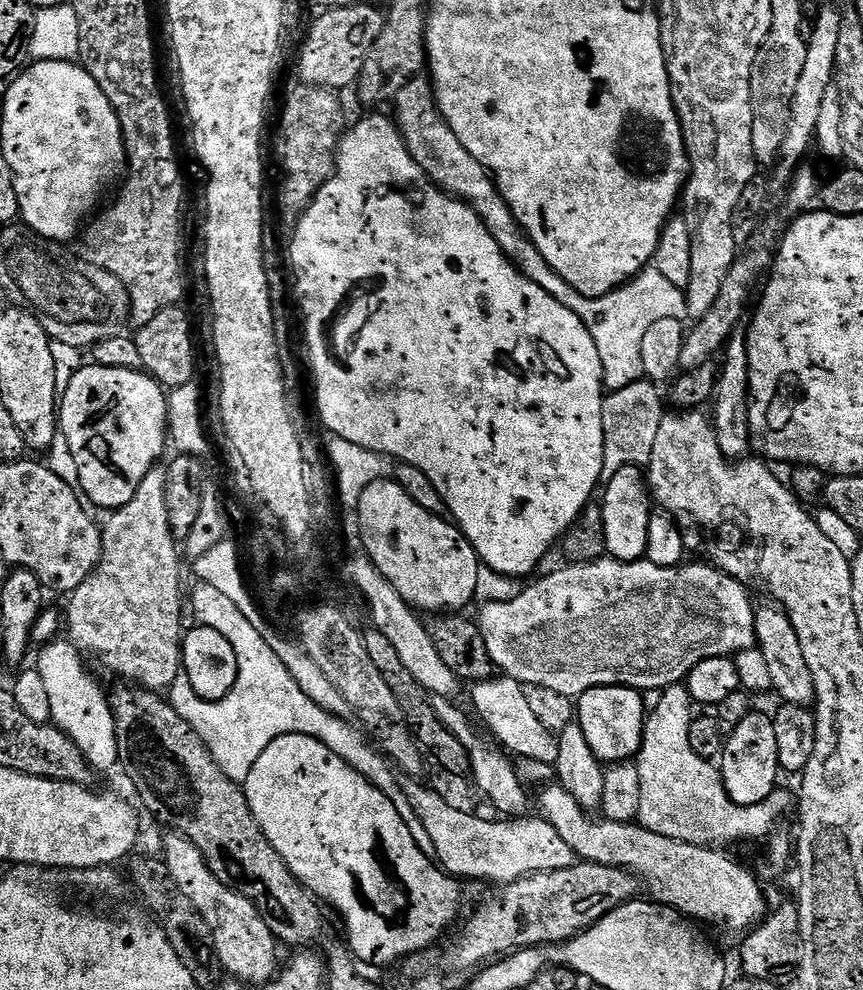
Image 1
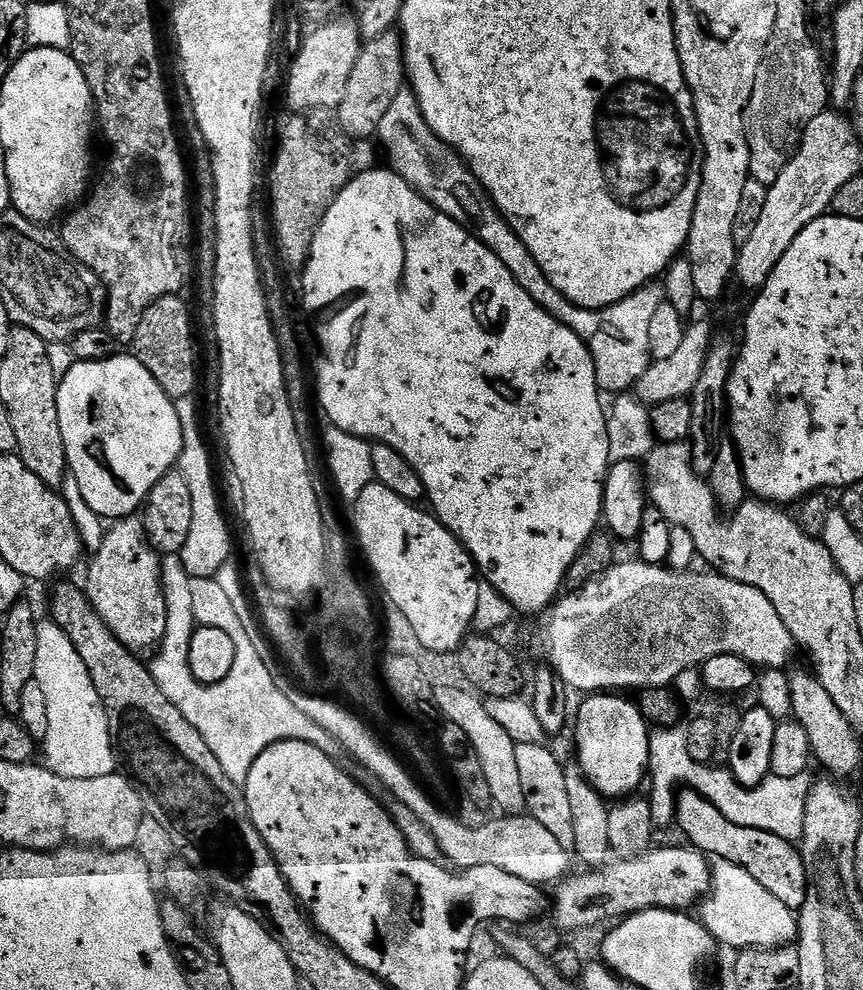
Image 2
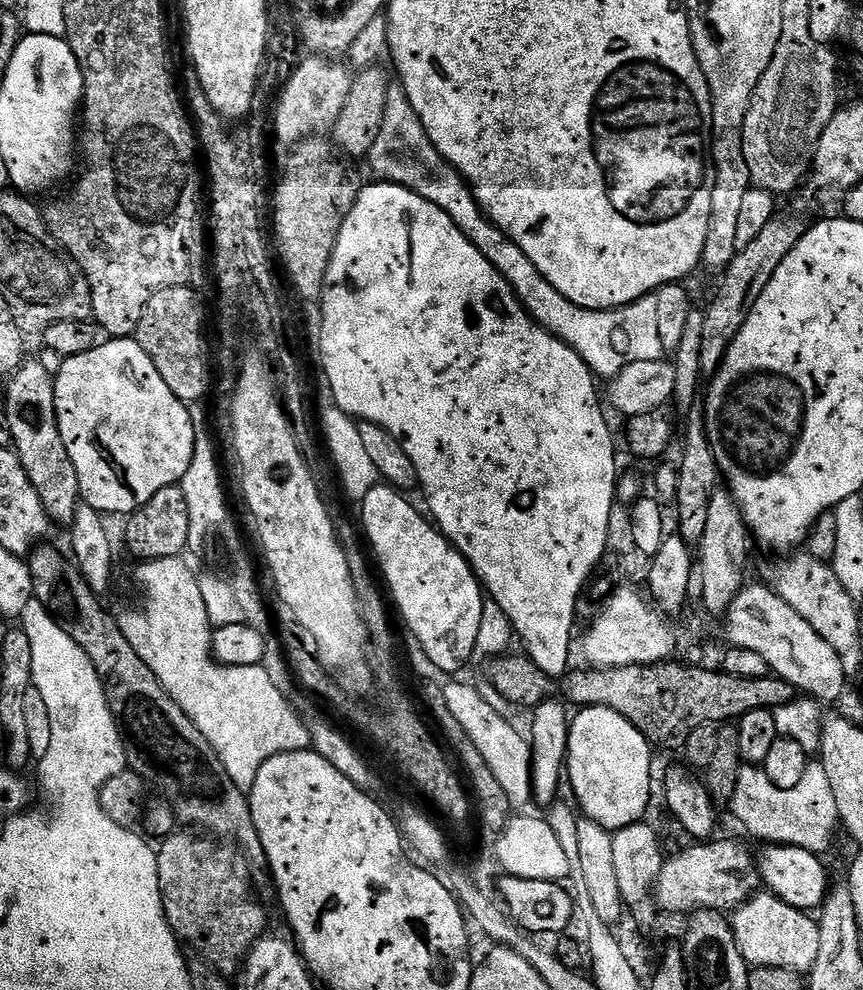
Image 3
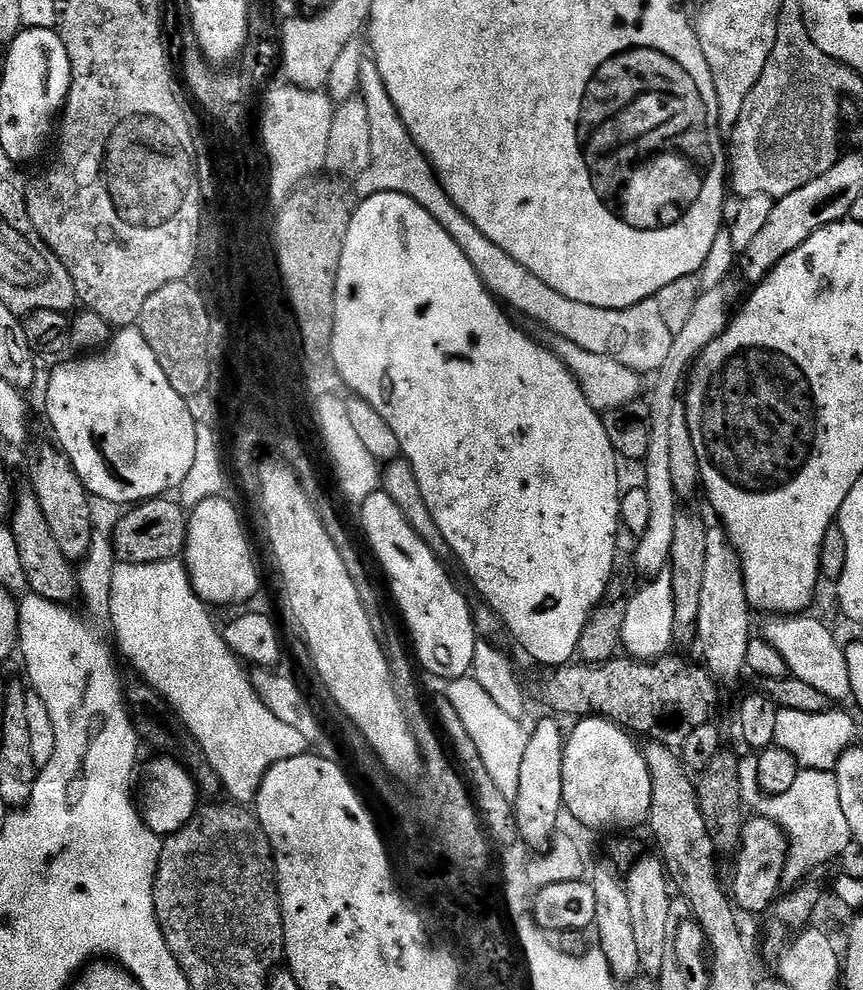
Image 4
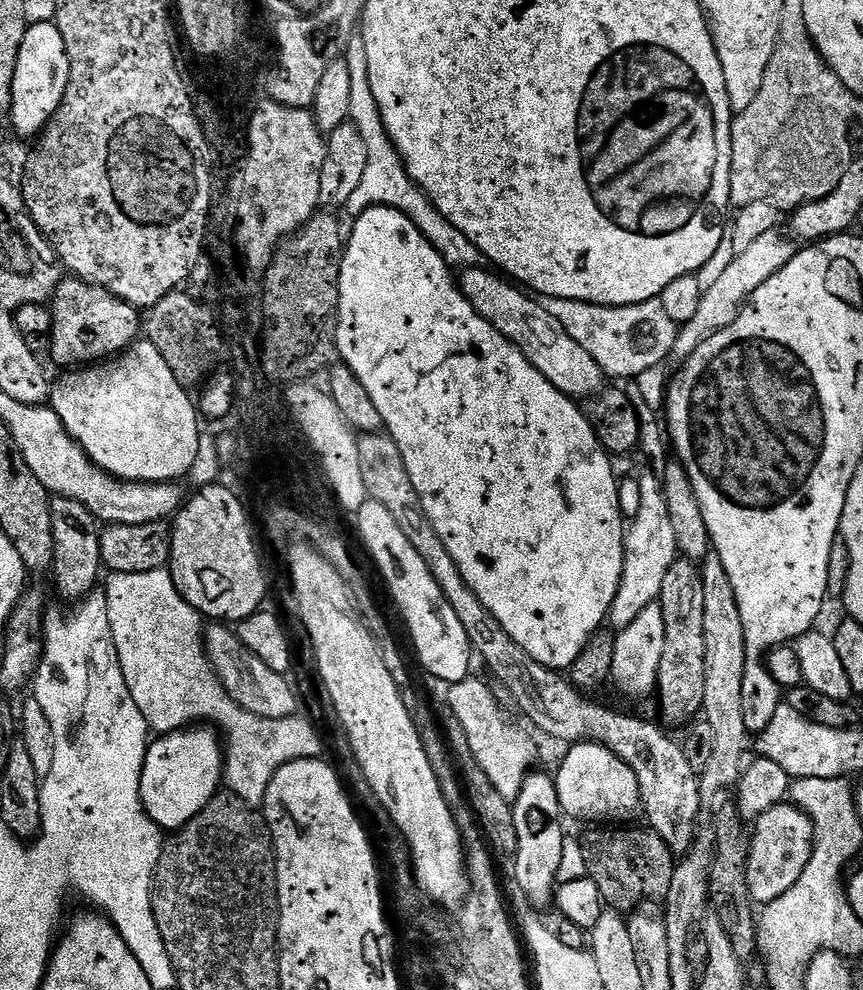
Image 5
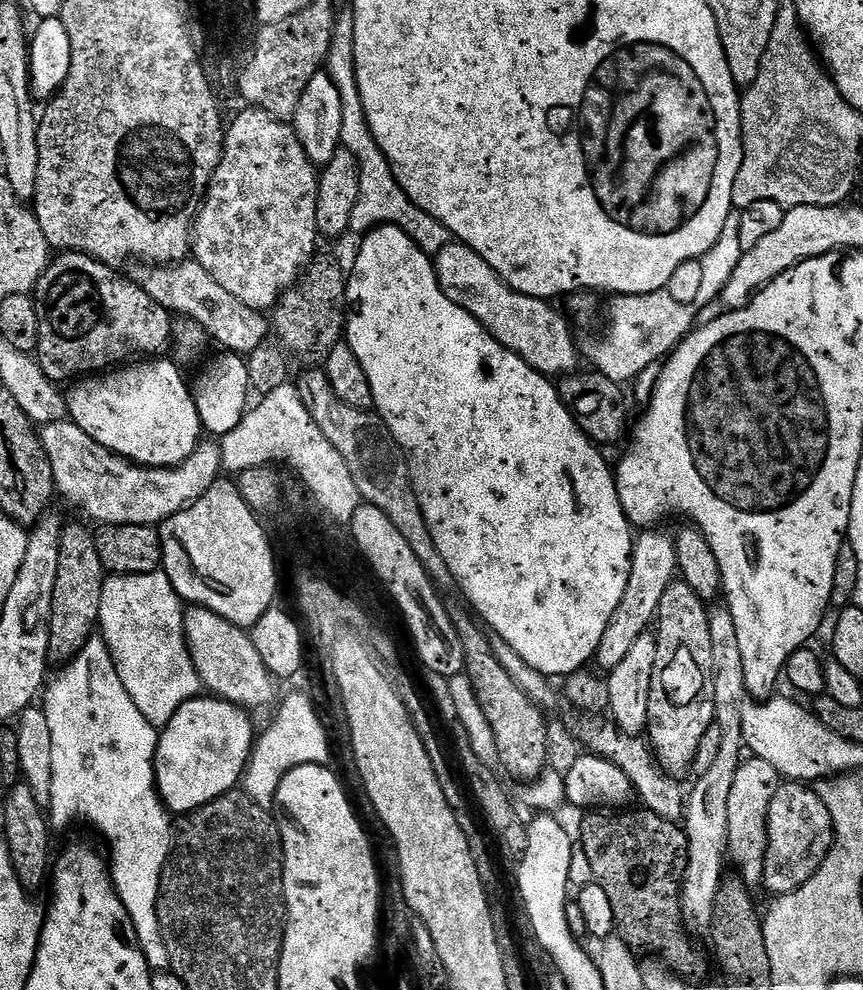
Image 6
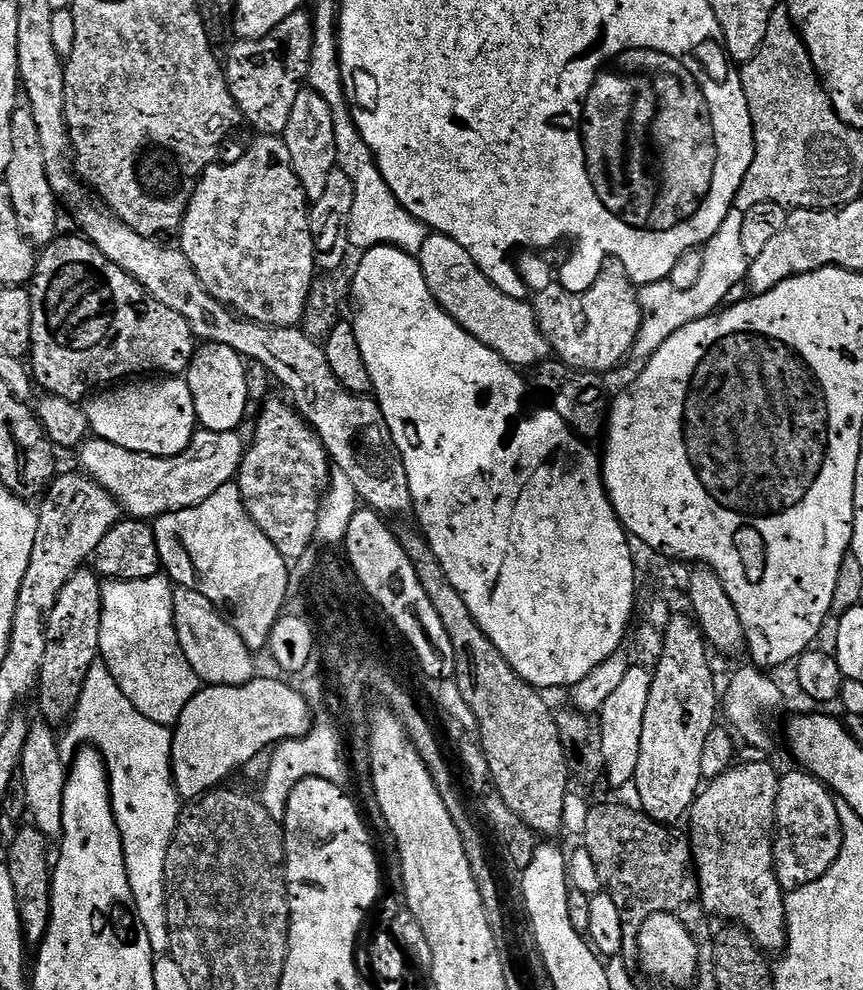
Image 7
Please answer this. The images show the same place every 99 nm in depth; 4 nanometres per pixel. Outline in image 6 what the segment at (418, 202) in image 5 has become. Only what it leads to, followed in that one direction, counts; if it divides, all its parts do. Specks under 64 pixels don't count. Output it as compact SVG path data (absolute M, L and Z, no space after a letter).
M337 19L334 34L330 42L330 50L326 61L326 71L338 88L342 98L342 134L340 143L354 158L358 158L360 167L360 185L358 186L358 202L352 215L353 233L367 234L381 224L392 224L400 228L413 240L425 254L435 258L448 244L453 243L452 233L438 222L438 218L430 218L426 210L414 206L410 198L398 186L392 168L382 150L376 145L374 134L366 122L366 114L362 110L362 98L358 94L358 74L354 66L354 26L351 19Z

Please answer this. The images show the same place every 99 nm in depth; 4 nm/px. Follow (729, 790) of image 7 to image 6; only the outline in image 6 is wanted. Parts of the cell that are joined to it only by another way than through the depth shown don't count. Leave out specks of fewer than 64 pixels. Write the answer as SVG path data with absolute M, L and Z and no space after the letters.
M748 758L741 763L738 774L734 778L734 790L730 790L730 822L728 823L728 855L727 859L737 868L739 879L749 886L760 886L764 882L764 863L768 853L768 811L770 802L774 802L774 794L778 794L782 777L778 770L760 759Z

